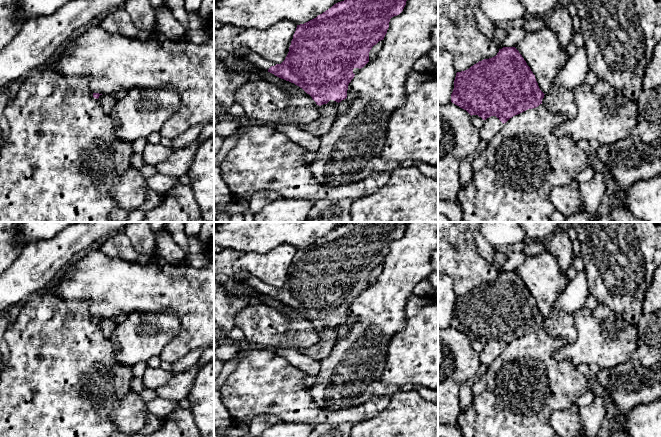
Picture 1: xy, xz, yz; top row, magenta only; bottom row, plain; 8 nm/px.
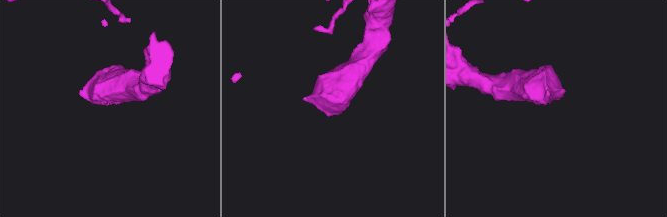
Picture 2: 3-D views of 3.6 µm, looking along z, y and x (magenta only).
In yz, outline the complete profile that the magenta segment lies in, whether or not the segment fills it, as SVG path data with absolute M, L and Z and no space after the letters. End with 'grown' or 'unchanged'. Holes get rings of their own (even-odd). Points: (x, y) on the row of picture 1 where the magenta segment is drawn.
M503 47L496 56L456 73L451 102L483 120L496 116L503 124L528 109L544 104L567 120L575 118L572 91L552 86L544 94L535 75L515 47Z; grown

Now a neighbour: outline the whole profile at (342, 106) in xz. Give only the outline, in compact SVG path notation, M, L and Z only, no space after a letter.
M346 98L338 103L336 116L340 116L346 112L349 107L349 100Z

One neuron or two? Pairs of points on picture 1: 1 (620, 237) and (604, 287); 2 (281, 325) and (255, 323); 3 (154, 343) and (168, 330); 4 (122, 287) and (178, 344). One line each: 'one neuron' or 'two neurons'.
1: one neuron
2: one neuron
3: one neuron
4: one neuron

